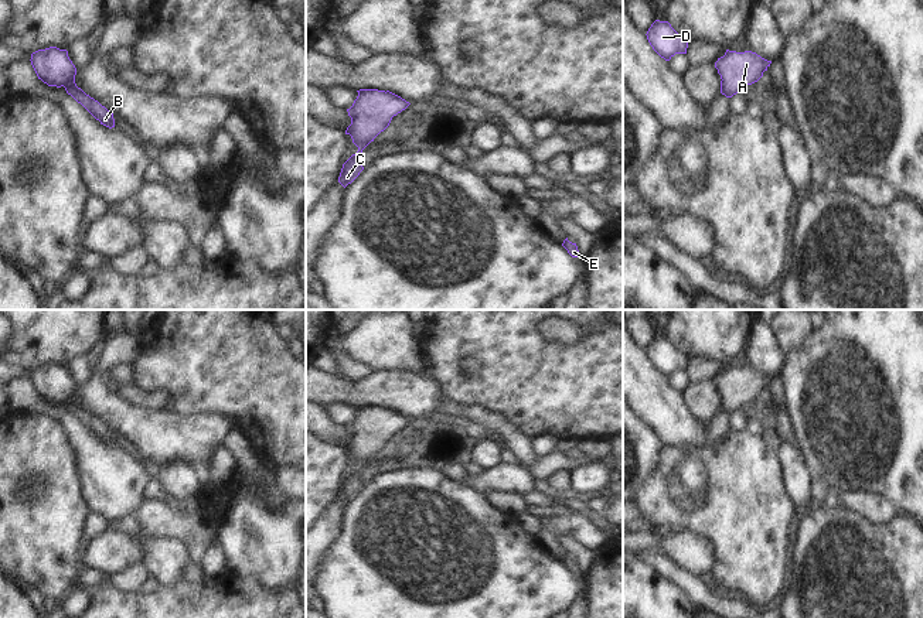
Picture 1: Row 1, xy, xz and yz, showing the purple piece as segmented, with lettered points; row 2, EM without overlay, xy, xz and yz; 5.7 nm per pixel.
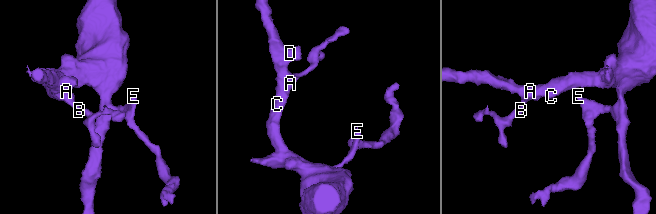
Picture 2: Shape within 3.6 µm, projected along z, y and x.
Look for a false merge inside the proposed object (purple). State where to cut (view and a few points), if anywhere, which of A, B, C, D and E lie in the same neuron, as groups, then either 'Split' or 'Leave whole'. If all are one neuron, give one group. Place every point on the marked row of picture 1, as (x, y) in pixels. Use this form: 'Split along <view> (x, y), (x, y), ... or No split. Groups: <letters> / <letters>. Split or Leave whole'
No split. Groups: A B C D E. Leave whole.

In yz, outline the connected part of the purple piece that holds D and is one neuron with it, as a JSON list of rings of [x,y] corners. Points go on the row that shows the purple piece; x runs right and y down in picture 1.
[[[655,20],[646,35],[653,49],[665,61],[675,54],[687,54],[688,40],[682,38],[668,21]]]

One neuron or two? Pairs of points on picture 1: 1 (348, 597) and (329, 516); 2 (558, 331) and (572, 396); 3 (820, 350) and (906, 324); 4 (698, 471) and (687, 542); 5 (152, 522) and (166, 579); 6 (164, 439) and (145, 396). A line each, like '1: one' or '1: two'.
1: two
2: two
3: one
4: two
5: two
6: two

